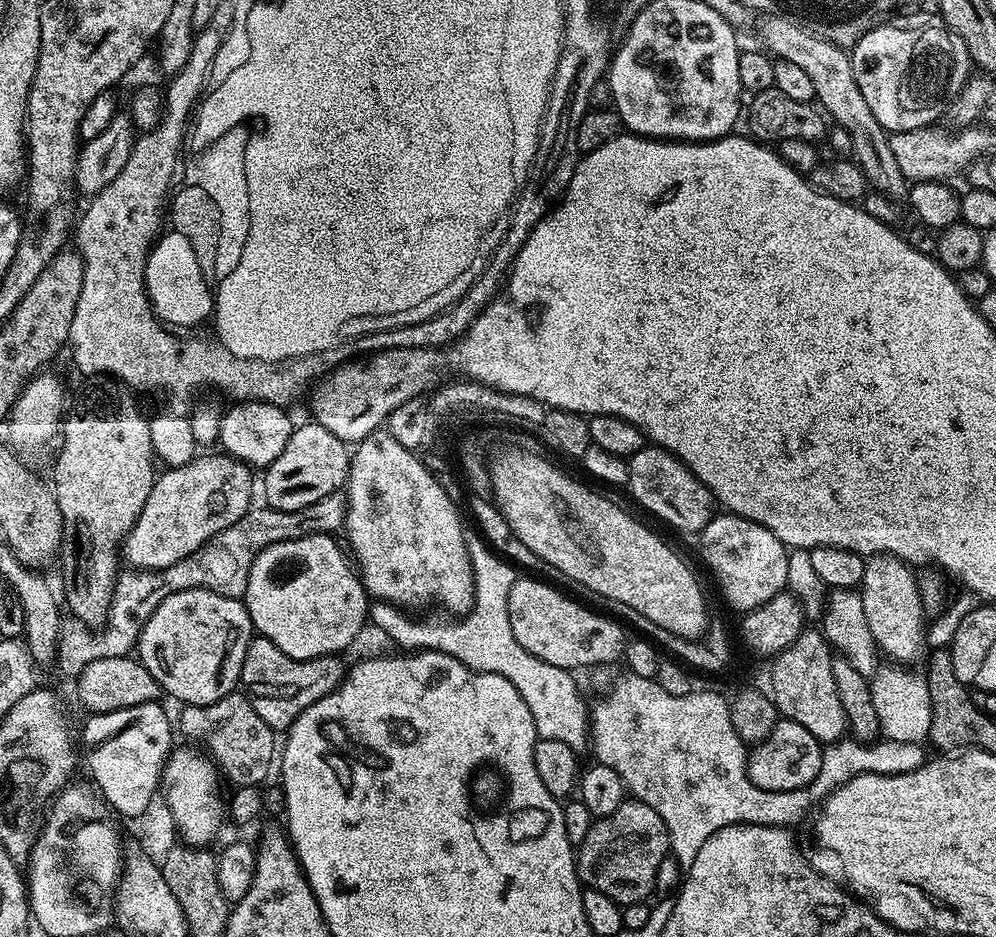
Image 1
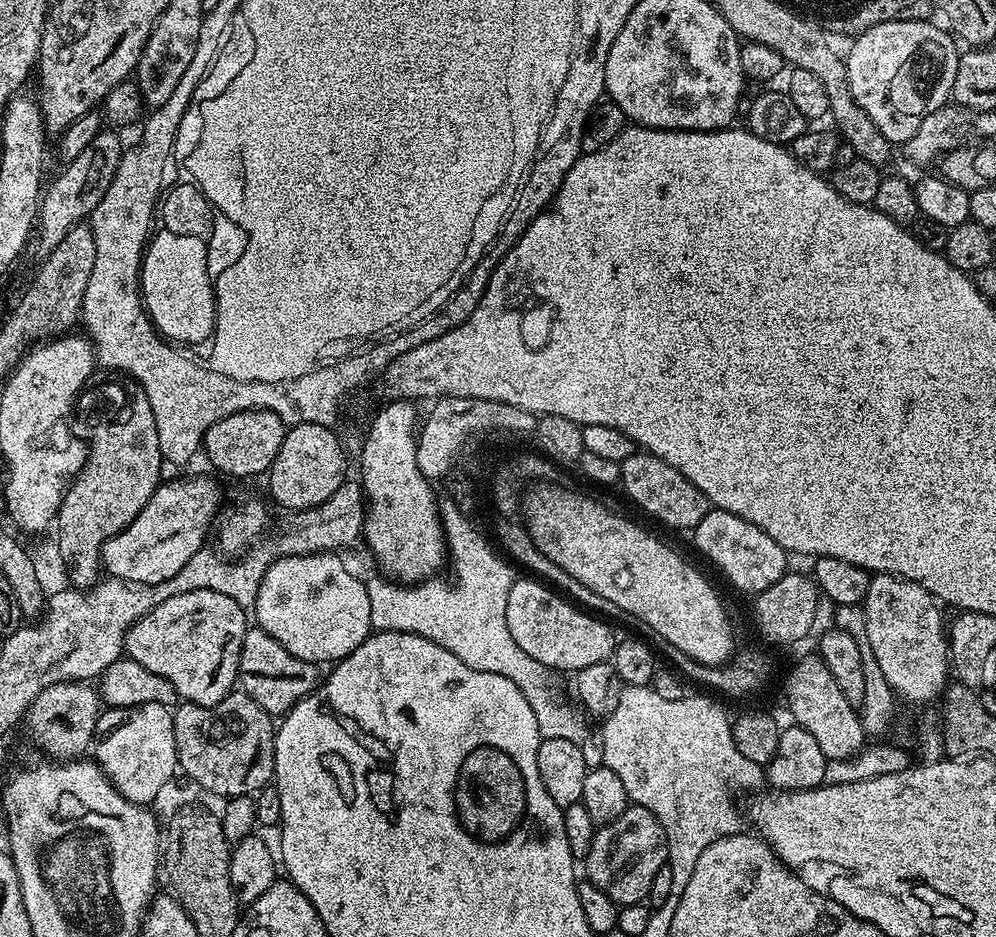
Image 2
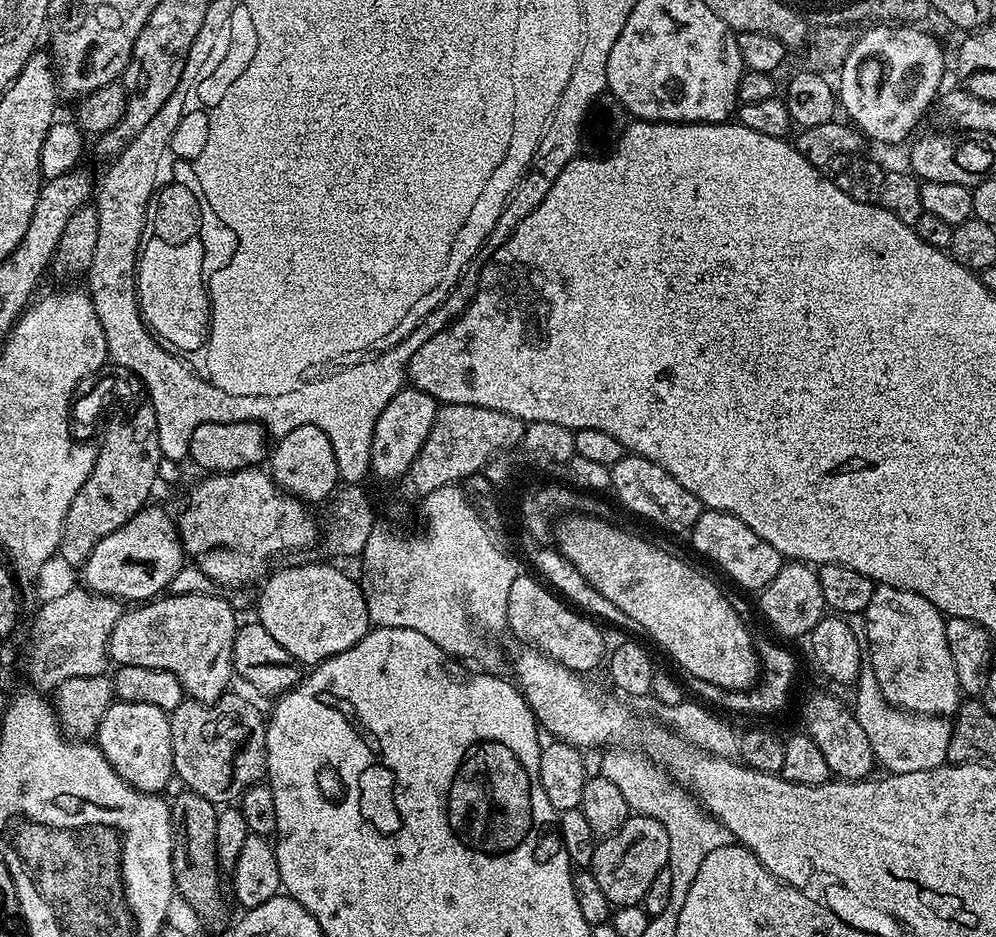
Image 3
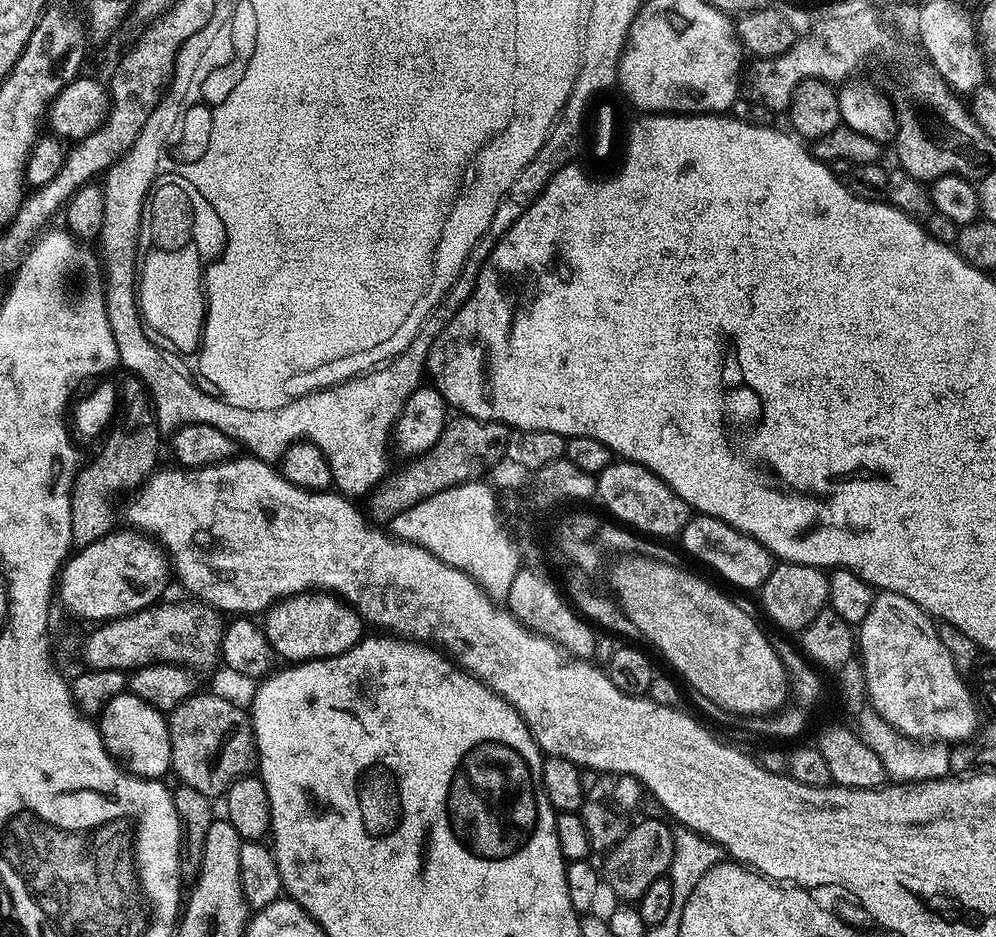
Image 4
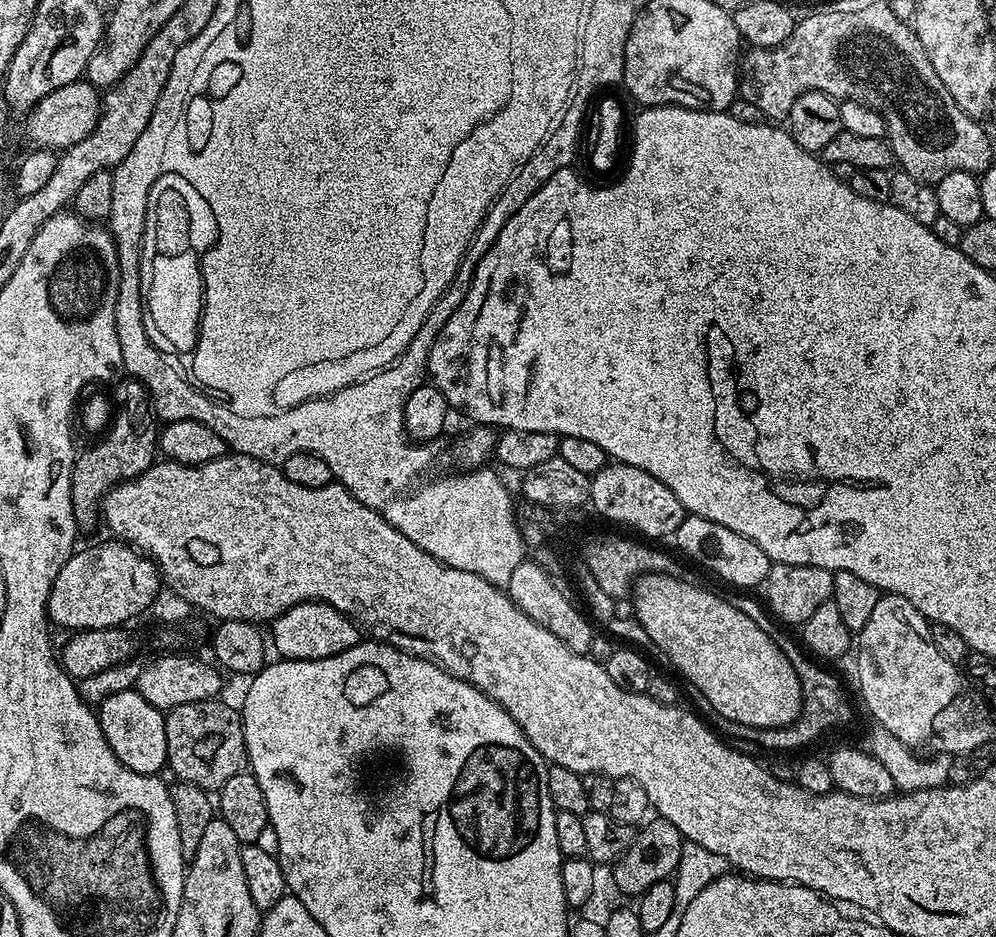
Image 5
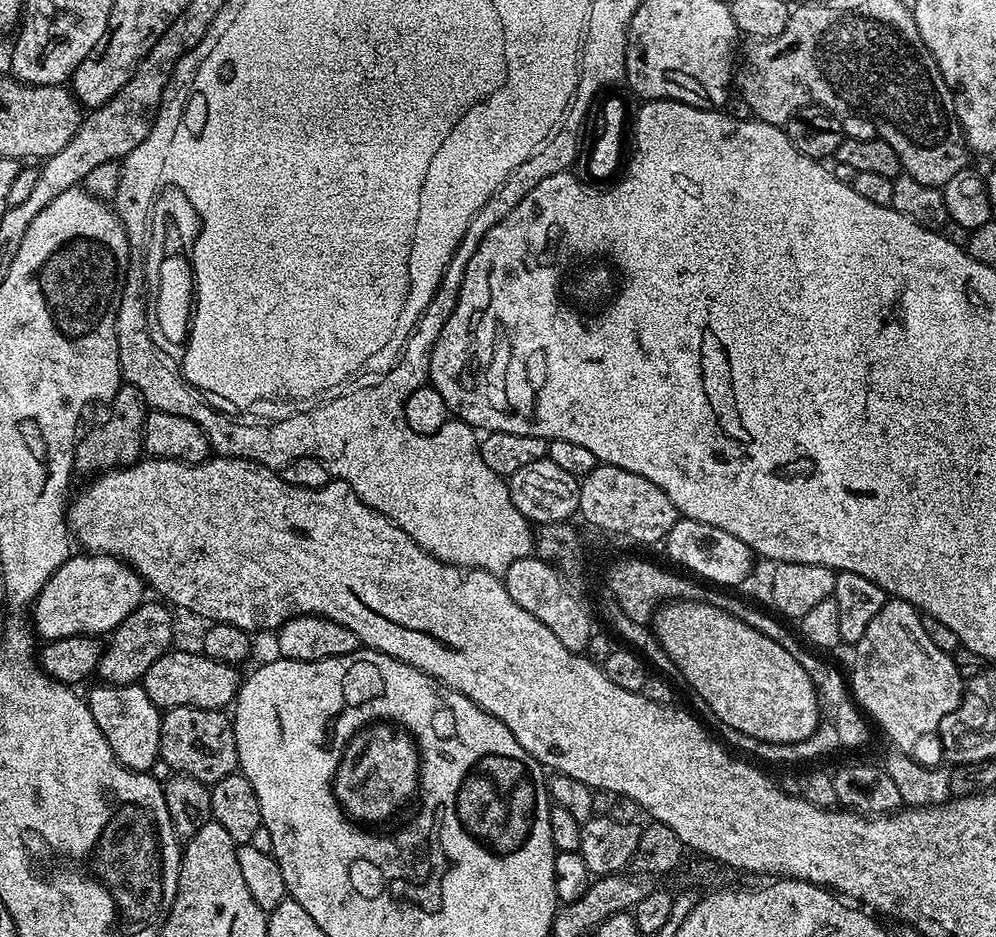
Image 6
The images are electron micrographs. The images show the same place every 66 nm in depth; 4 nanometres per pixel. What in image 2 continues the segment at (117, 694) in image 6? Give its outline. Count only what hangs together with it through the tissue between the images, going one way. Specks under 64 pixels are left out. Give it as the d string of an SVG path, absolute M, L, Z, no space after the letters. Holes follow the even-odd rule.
M143 704L142 706L108 708L101 711L94 730L90 752L94 757L94 763L102 769L104 777L116 787L118 794L122 794L122 798L126 798L135 804L151 805L152 800L157 797L157 791L166 782L173 780L178 772L174 722L169 705Z

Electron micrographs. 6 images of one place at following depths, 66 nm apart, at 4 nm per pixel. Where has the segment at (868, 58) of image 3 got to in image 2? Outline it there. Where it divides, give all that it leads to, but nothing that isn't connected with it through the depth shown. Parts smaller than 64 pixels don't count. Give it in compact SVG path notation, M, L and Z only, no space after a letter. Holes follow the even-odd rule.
M931 19L884 21L862 32L846 52L850 94L893 146L904 145L922 117L949 103L952 95L960 61L958 44L951 31L932 23Z

